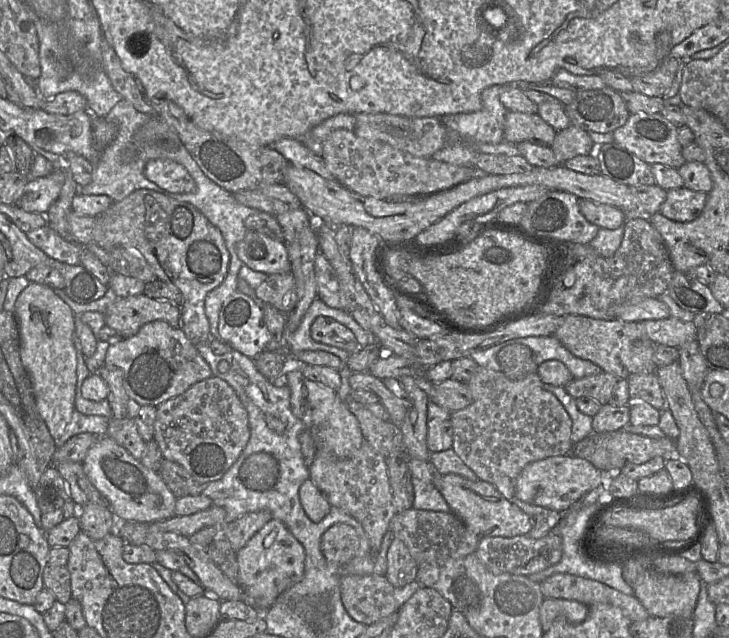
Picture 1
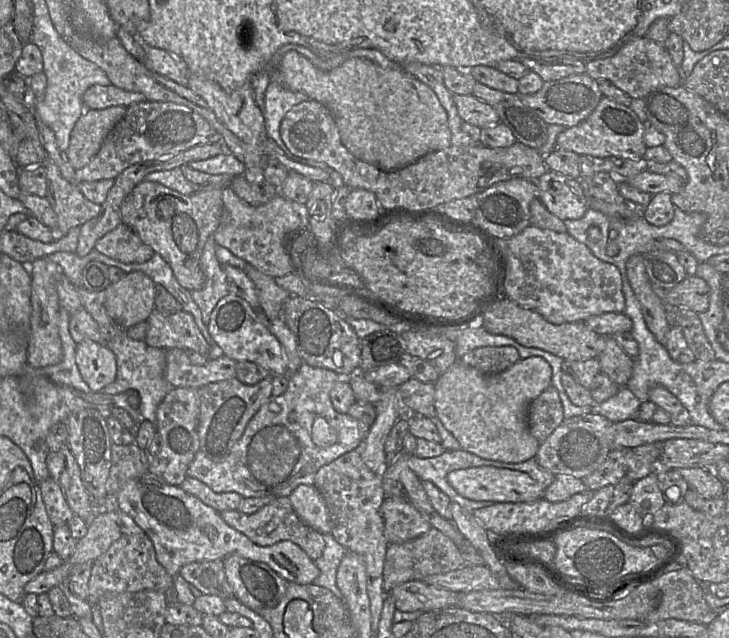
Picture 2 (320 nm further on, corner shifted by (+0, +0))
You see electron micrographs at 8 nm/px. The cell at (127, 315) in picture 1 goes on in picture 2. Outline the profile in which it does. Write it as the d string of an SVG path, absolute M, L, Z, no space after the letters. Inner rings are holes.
M154 310L146 322L148 329L144 341L147 345L161 349L193 350L209 356L210 345L190 313Z

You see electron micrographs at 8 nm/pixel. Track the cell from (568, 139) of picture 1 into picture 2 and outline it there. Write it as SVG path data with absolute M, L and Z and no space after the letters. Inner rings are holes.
M309 99L293 106L284 116L280 125L280 134L288 150L303 159L322 162L337 177L340 183L350 189L364 189L375 194L381 208L403 206L409 209L441 207L446 202L475 196L489 186L513 178L537 180L548 171L544 157L532 147L516 142L510 147L490 148L481 144L451 145L445 149L430 152L414 163L394 171L384 171L375 165L356 158L342 143L338 127L332 113L323 104Z

